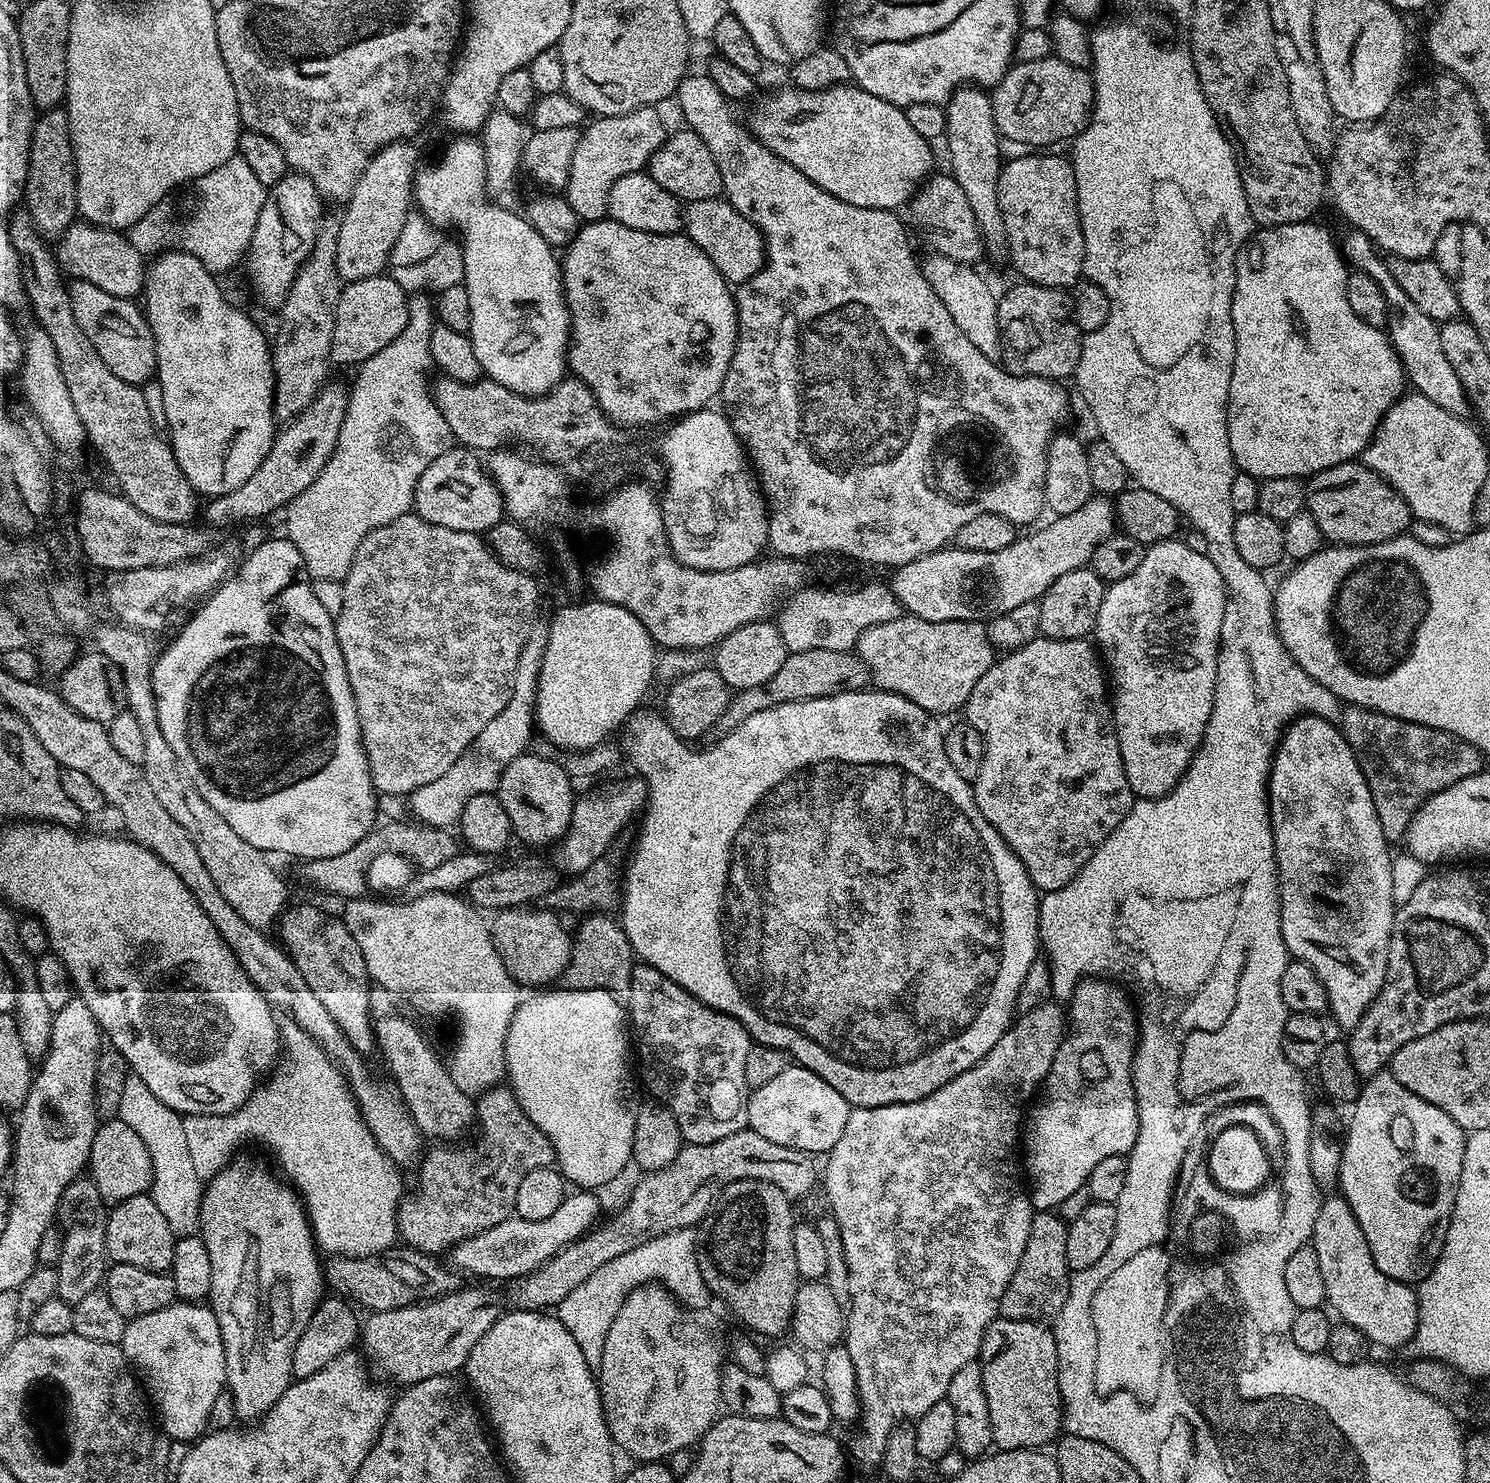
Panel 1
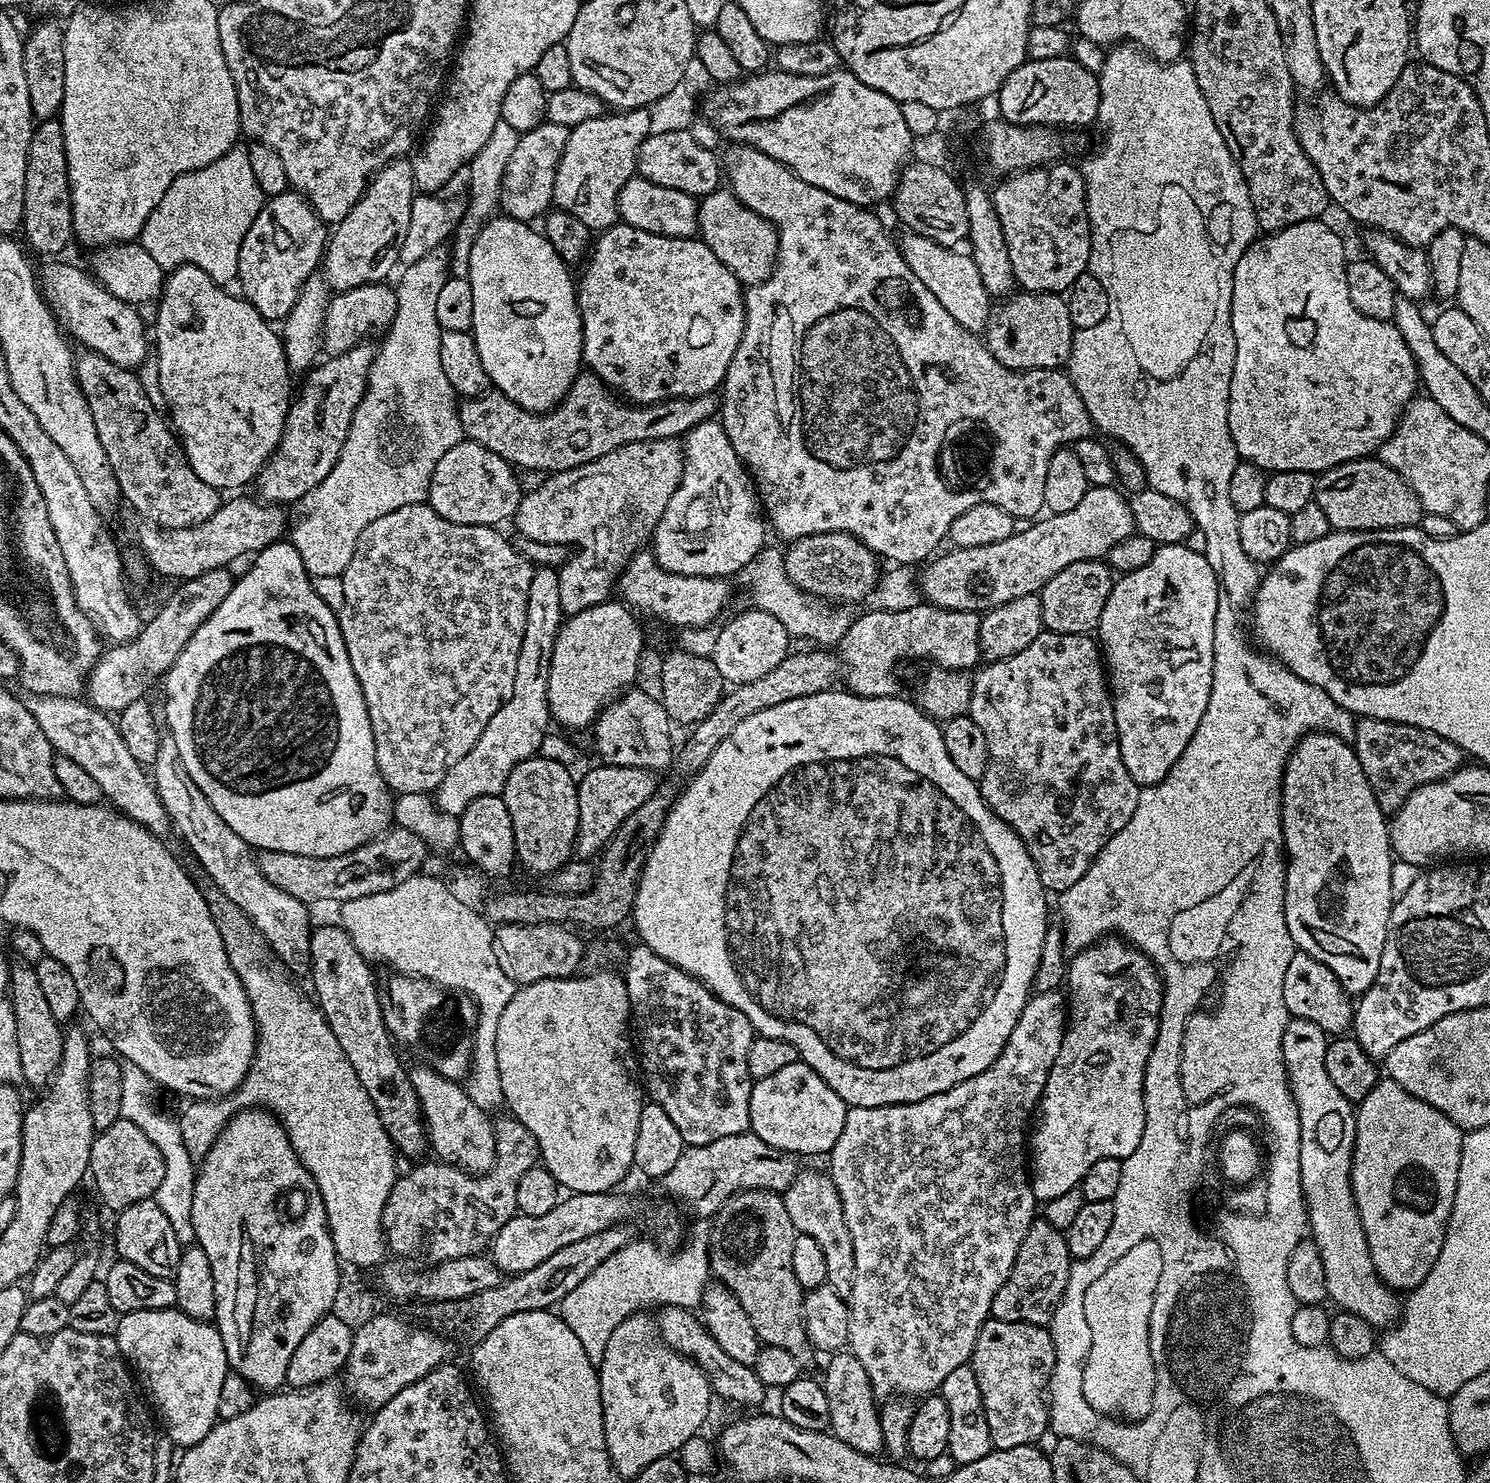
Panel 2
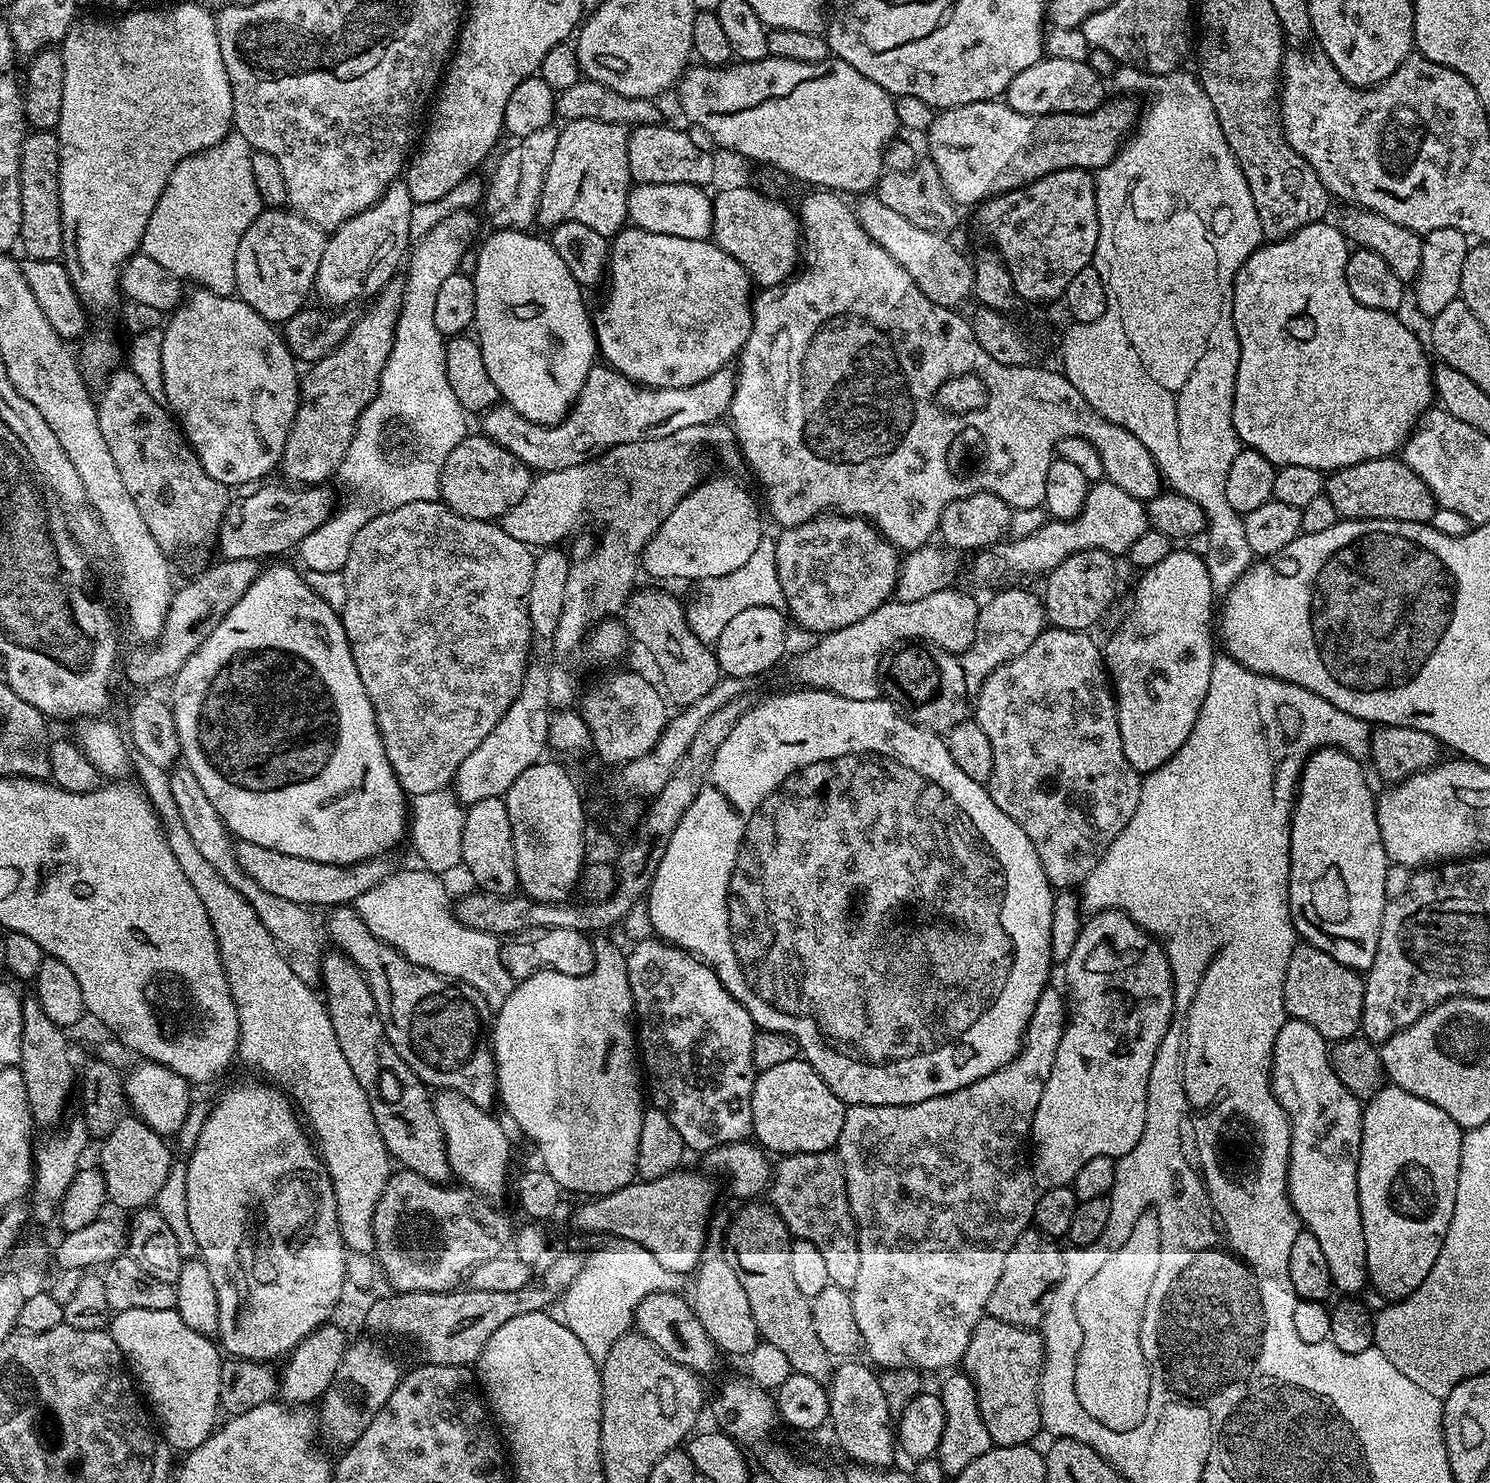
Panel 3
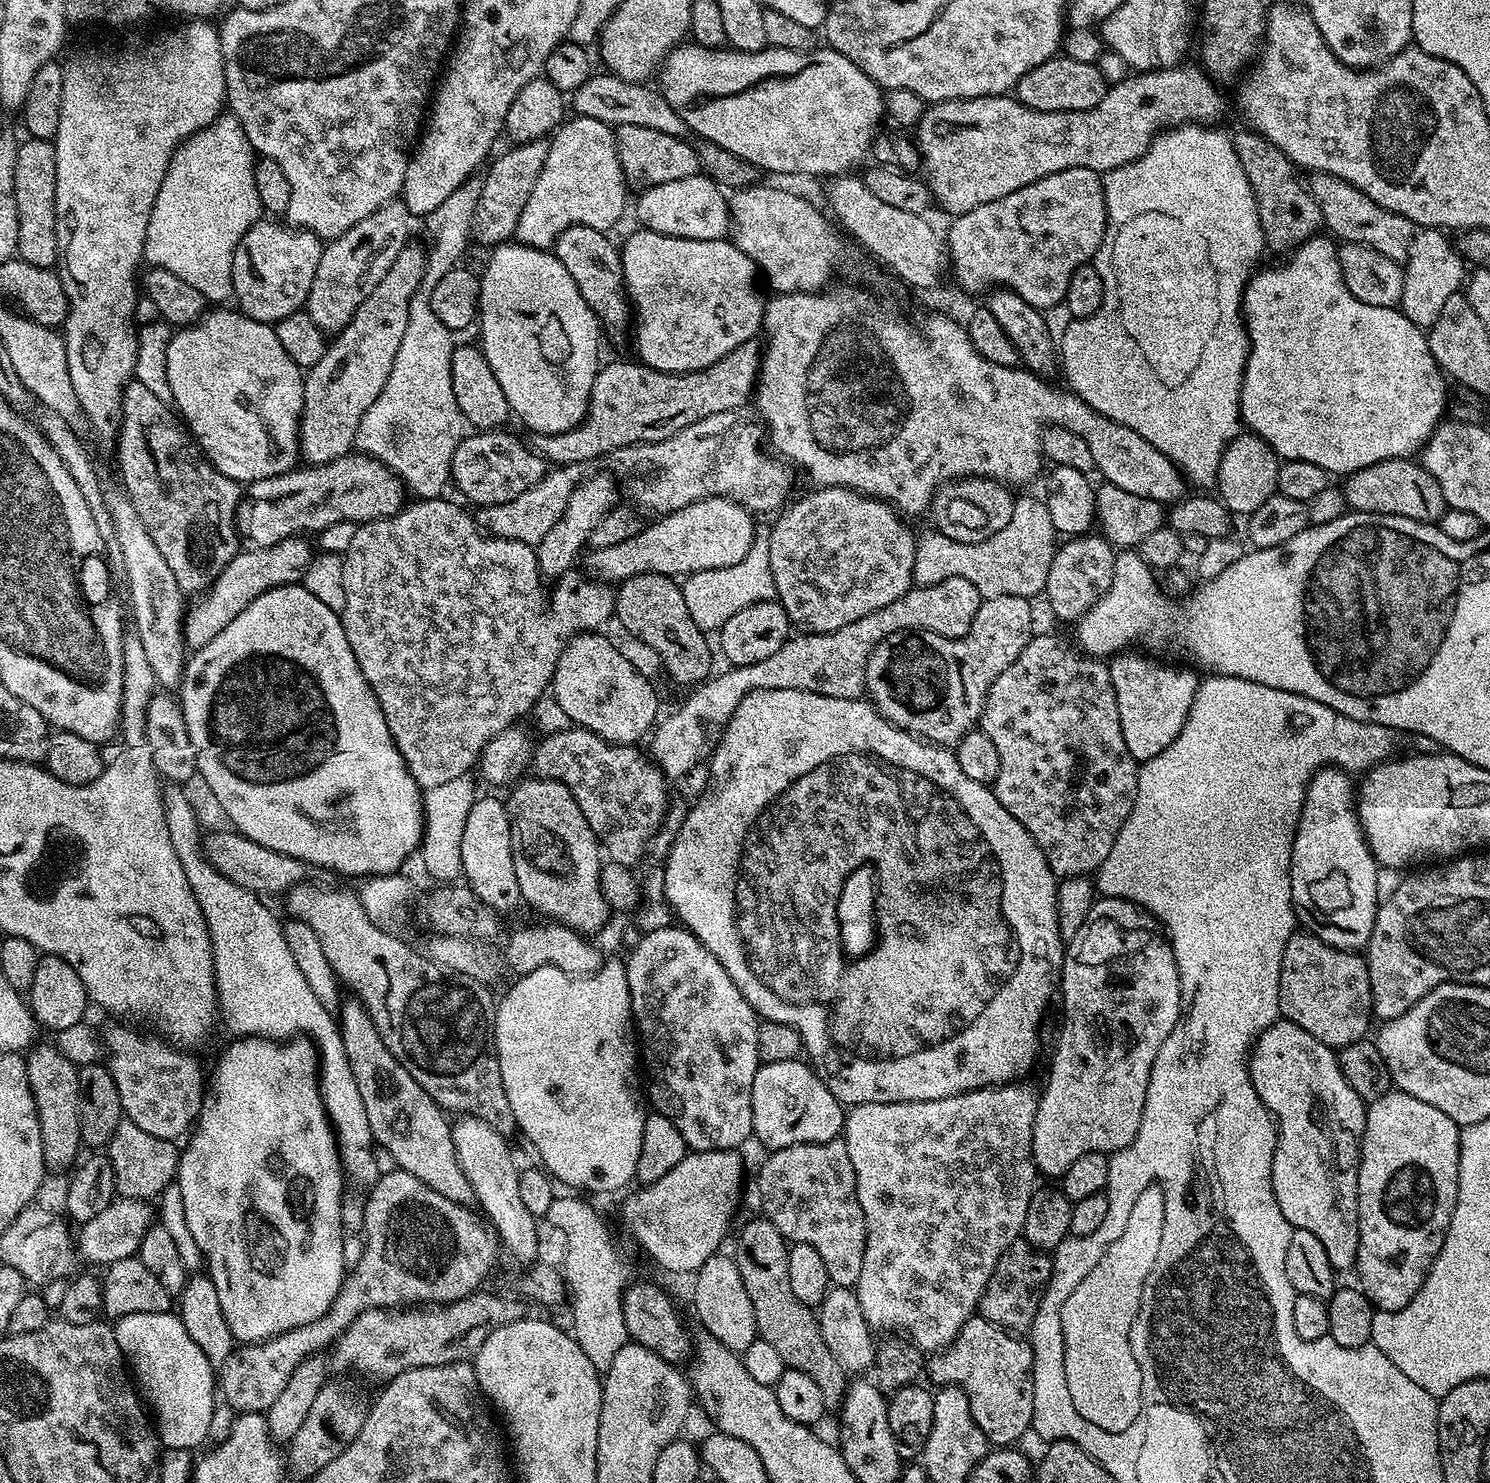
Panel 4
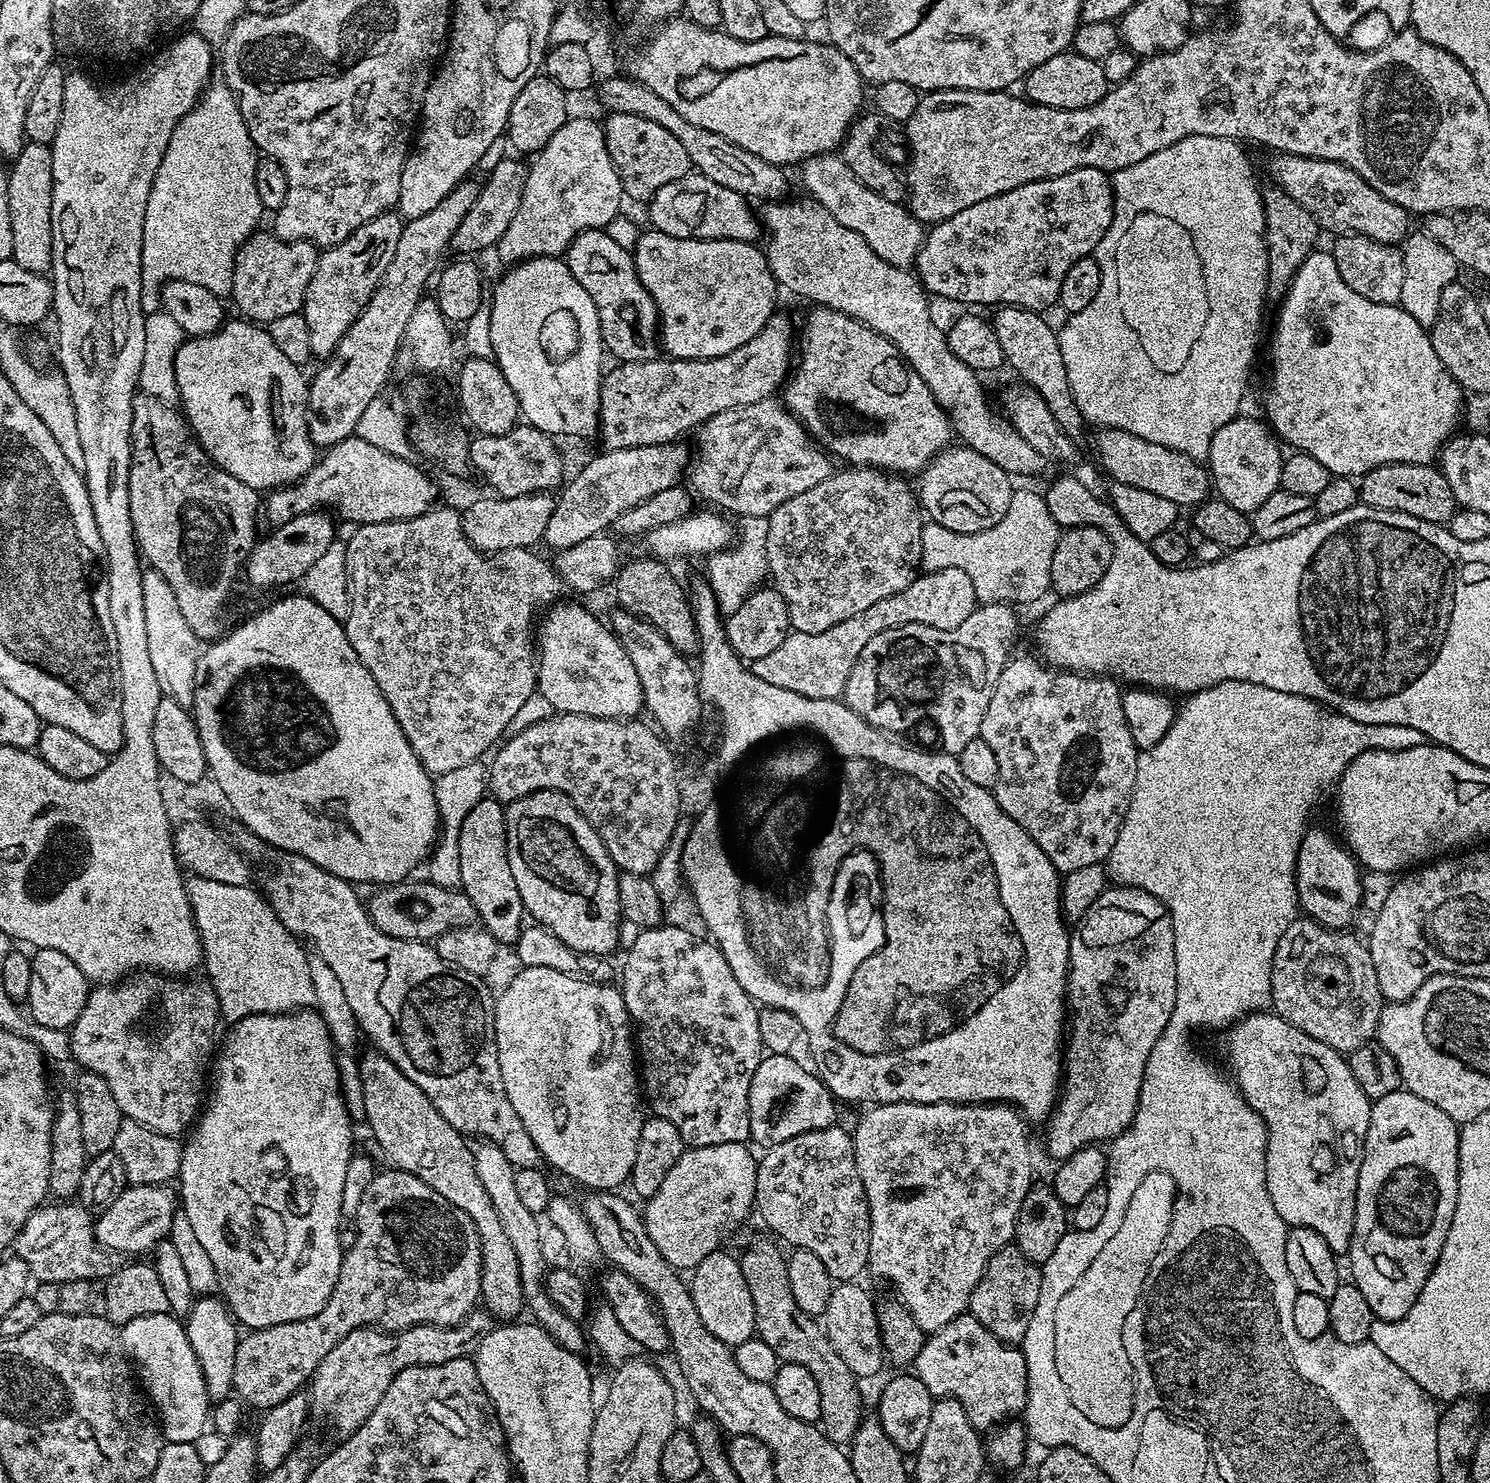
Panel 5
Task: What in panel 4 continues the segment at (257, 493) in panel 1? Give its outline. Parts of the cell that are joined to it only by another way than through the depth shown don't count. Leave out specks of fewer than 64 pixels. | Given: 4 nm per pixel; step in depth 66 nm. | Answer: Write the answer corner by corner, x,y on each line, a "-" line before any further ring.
415,242
405,244
398,258
394,258
390,270
386,270
382,282
378,282
378,286
370,290
366,302
362,302
358,310
354,310
354,318
350,318
350,322
341,332
335,333
333,340
336,341
333,344
331,341
325,347
322,358
318,358
313,368
307,369
304,376
304,410
300,413
300,456
308,459
305,461
309,465
325,464
353,451
358,426
366,410
374,406
374,398
382,394
382,386
386,386
386,378
390,378
398,346
401,345
406,331
410,302
423,280
426,264
427,251
423,247
419,248

